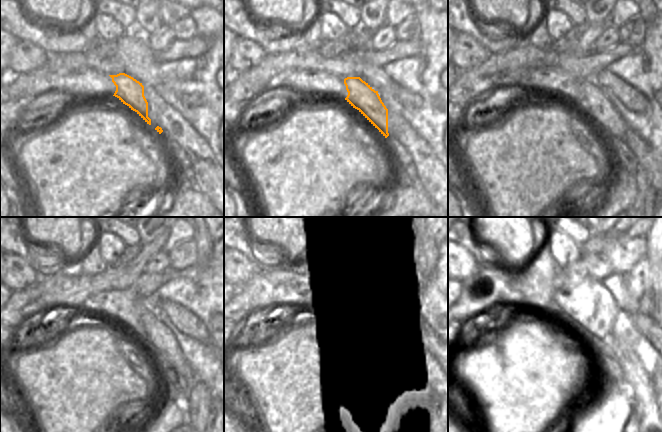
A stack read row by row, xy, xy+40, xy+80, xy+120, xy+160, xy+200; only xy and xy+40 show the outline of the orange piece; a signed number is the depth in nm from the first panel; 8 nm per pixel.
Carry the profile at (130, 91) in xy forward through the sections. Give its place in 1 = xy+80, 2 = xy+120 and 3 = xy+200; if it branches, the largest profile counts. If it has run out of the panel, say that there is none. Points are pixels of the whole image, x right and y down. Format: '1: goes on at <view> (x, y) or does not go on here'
1: goes on at xy+80 (595, 104)
2: goes on at xy+120 (159, 340)
3: goes on at xy+200 (646, 408)

